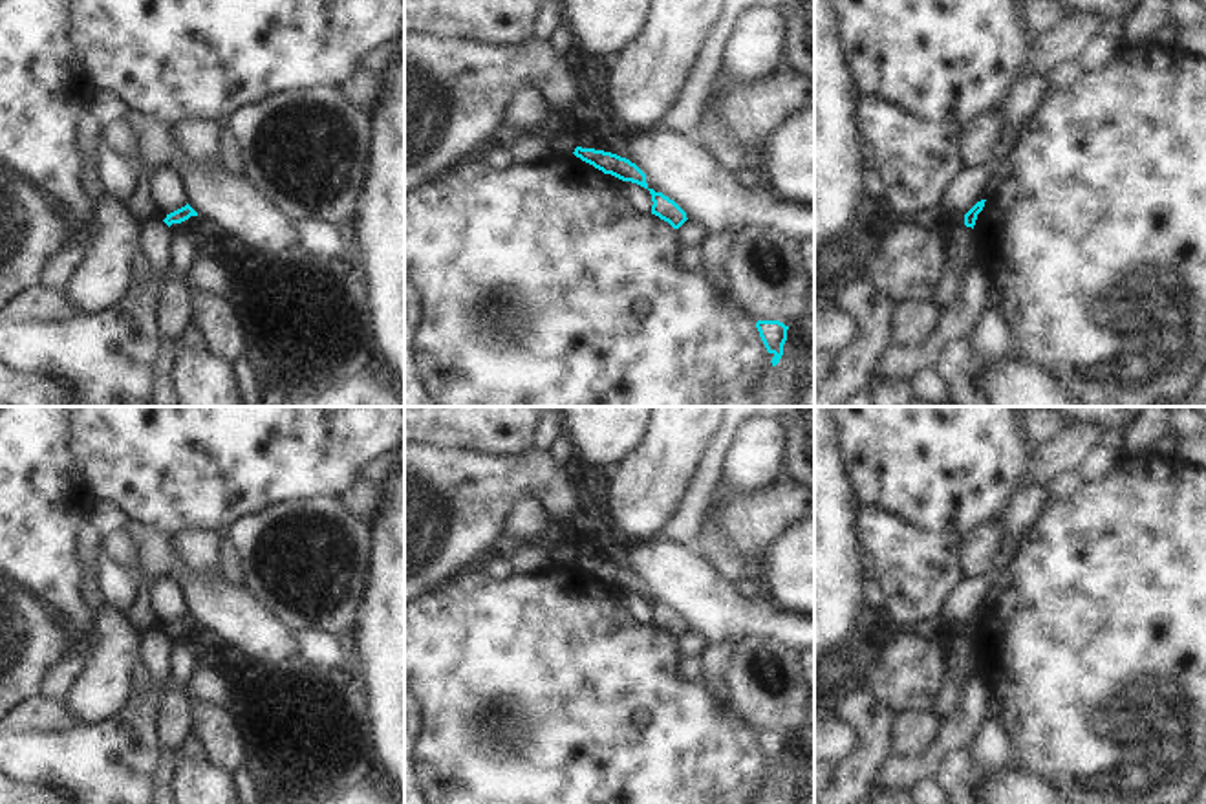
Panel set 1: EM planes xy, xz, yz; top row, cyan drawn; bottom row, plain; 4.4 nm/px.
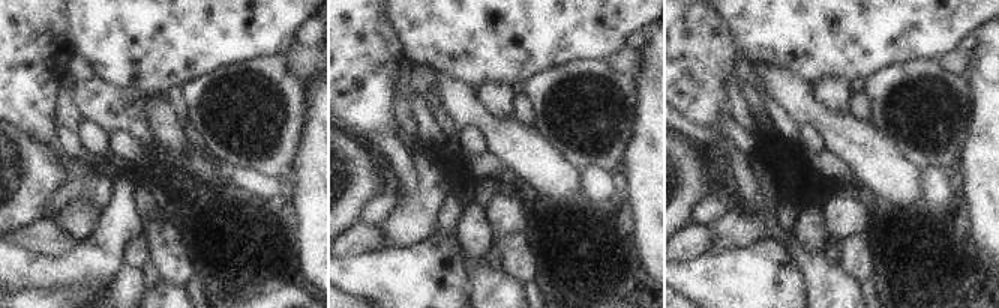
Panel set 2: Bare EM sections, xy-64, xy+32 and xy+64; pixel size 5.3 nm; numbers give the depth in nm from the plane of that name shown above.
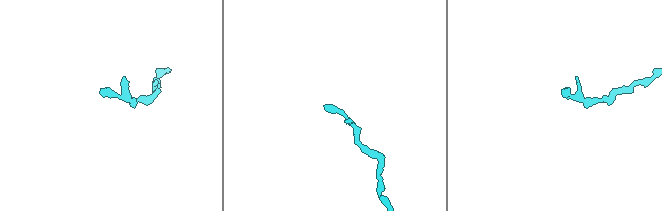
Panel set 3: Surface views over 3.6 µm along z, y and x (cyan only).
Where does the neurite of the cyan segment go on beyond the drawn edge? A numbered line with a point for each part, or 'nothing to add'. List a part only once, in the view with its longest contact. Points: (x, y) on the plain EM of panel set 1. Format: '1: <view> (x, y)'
nothing to add

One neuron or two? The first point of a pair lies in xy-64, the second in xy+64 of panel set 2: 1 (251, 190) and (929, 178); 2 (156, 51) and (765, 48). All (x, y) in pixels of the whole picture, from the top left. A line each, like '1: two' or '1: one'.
1: one
2: one

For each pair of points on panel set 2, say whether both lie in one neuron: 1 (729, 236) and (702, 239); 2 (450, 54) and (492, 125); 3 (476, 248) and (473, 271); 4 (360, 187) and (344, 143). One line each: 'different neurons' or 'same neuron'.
1: different neurons
2: different neurons
3: different neurons
4: same neuron

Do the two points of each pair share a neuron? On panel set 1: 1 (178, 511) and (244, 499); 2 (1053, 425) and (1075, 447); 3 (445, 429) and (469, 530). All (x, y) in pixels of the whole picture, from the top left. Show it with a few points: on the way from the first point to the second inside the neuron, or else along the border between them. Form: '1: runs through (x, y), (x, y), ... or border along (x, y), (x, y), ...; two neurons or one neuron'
1: runs through (194, 499), (227, 499); one neuron
2: border along (1066, 425), (1033, 453); two neurons
3: border along (423, 442), (473, 447), (491, 455); two neurons

